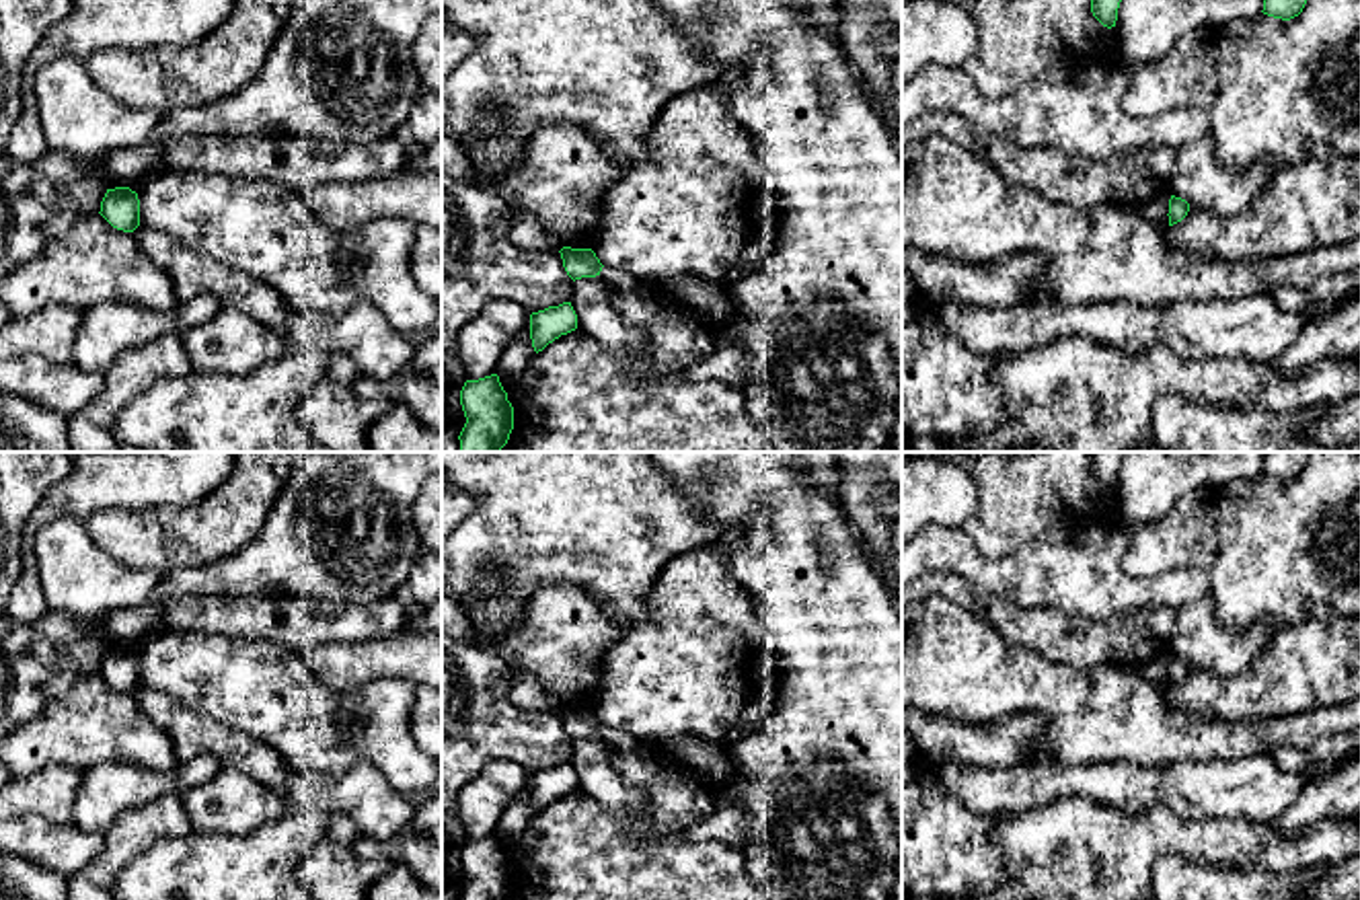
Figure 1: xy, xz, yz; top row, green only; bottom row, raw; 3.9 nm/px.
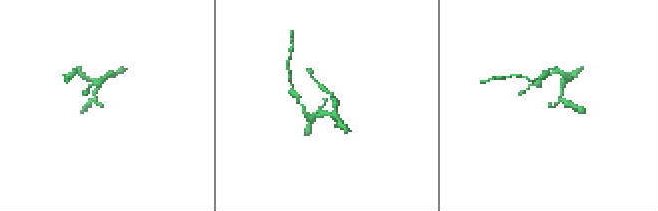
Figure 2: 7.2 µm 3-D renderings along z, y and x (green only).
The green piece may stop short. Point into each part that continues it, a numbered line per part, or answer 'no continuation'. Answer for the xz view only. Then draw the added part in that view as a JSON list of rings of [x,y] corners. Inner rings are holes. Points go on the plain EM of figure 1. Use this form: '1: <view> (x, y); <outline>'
no continuation

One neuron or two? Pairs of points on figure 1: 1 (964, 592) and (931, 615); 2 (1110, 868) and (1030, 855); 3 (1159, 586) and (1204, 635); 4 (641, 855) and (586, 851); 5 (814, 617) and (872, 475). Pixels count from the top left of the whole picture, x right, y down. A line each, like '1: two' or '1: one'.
1: two
2: one
3: two
4: one
5: two

